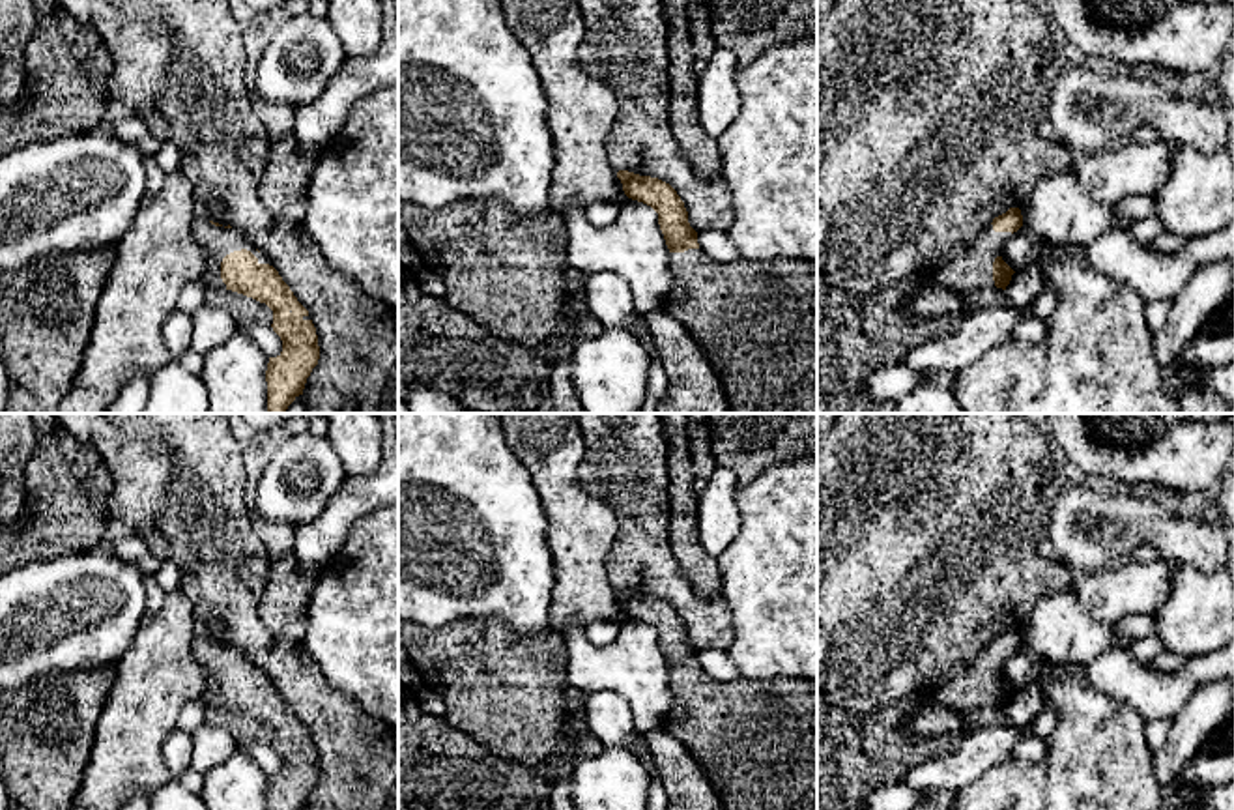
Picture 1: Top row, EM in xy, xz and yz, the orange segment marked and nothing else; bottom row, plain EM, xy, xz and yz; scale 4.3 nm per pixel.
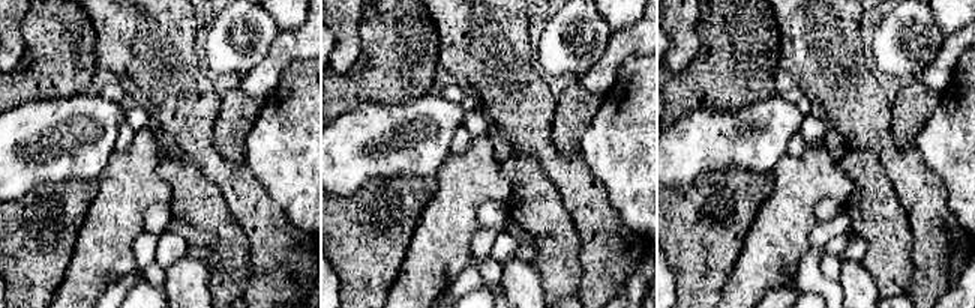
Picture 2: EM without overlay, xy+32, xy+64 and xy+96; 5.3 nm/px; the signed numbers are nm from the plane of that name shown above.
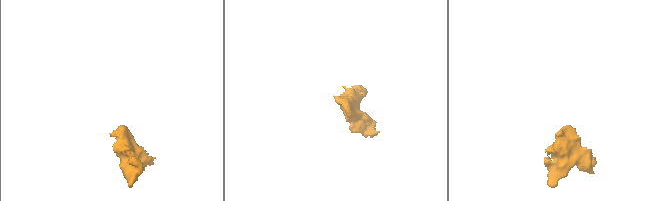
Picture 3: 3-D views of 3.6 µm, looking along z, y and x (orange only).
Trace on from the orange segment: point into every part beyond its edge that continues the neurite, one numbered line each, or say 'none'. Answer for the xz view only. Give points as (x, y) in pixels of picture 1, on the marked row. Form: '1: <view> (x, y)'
1: xz (754, 320)

